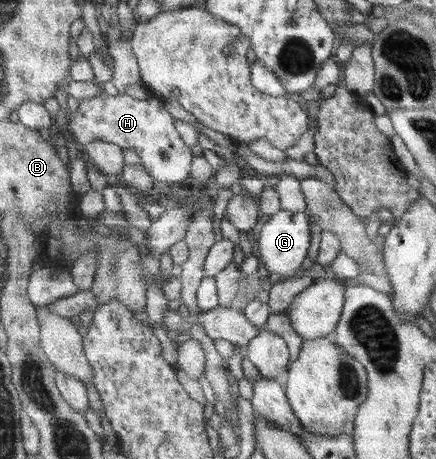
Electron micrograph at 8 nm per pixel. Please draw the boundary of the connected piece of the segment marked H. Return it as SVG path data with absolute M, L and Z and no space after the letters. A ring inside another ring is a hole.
M103 92L100 96L79 101L77 110L62 118L61 122L72 139L85 146L96 140L105 140L123 149L137 150L141 164L155 180L182 183L191 175L194 157L192 148L184 144L178 130L174 128L174 118L157 96L138 100L126 93L112 96Z

